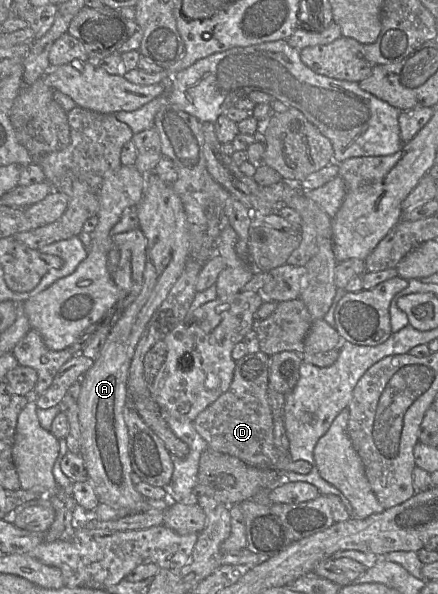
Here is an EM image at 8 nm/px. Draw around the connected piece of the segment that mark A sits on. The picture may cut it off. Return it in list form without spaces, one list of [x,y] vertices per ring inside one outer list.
[[[155,172],[144,174],[142,198],[135,209],[139,219],[138,227],[147,238],[142,289],[112,328],[91,368],[81,377],[77,404],[81,455],[88,481],[91,482],[99,501],[115,508],[141,513],[148,511],[147,499],[135,488],[135,484],[140,483],[141,479],[131,466],[129,434],[124,419],[124,409],[129,400],[129,369],[147,324],[166,299],[189,260],[190,236],[181,199],[171,184],[162,180]]]

